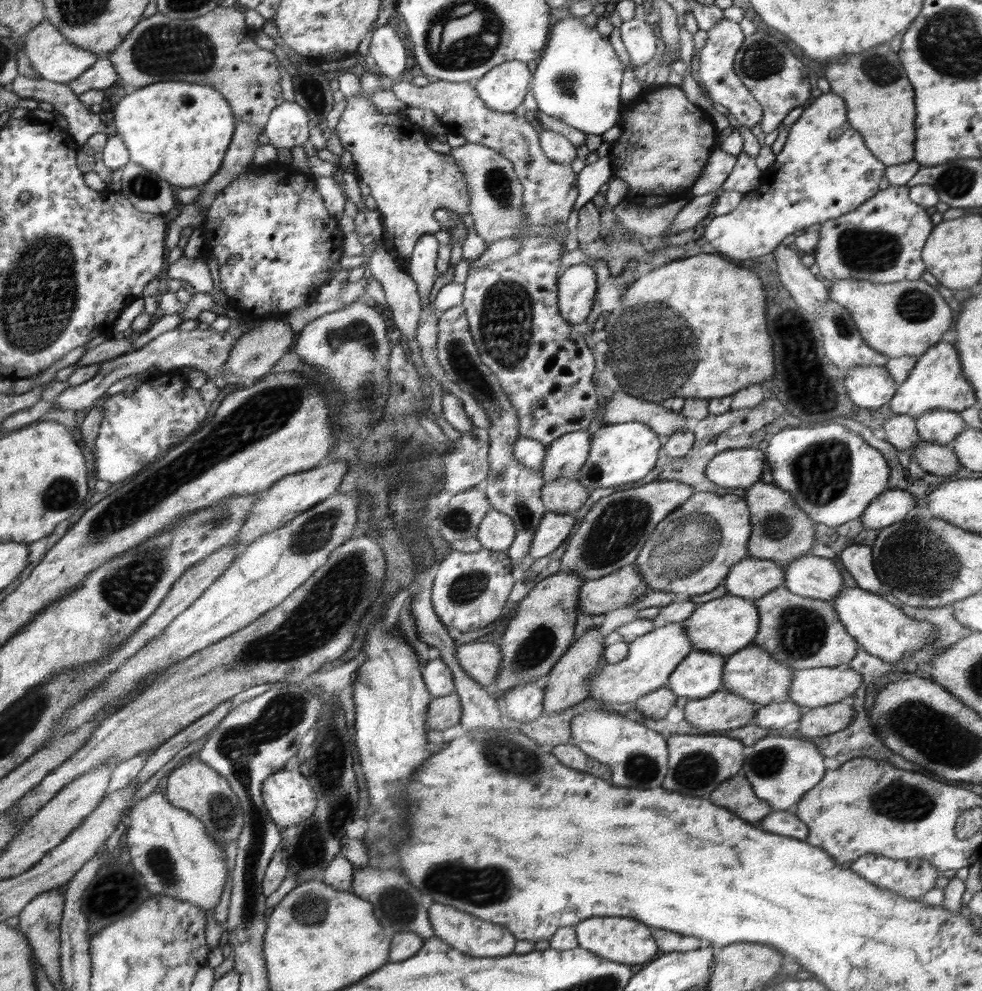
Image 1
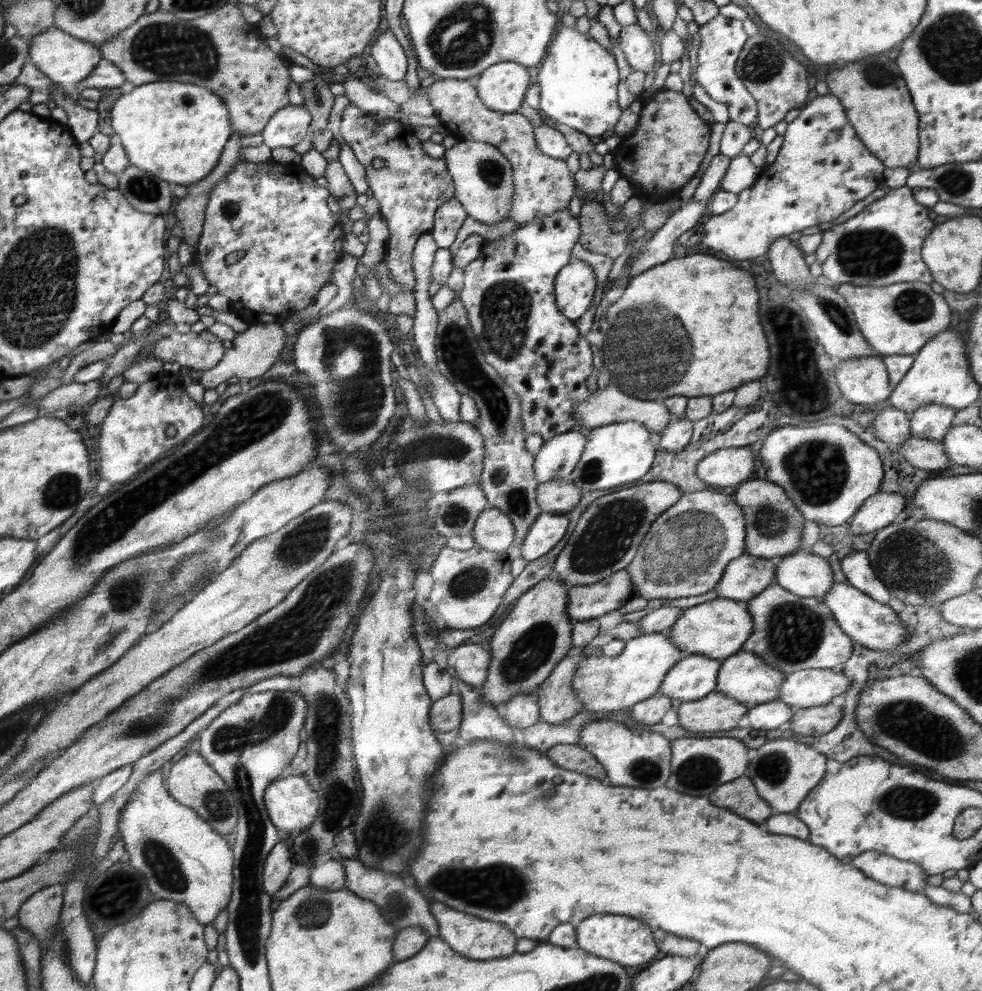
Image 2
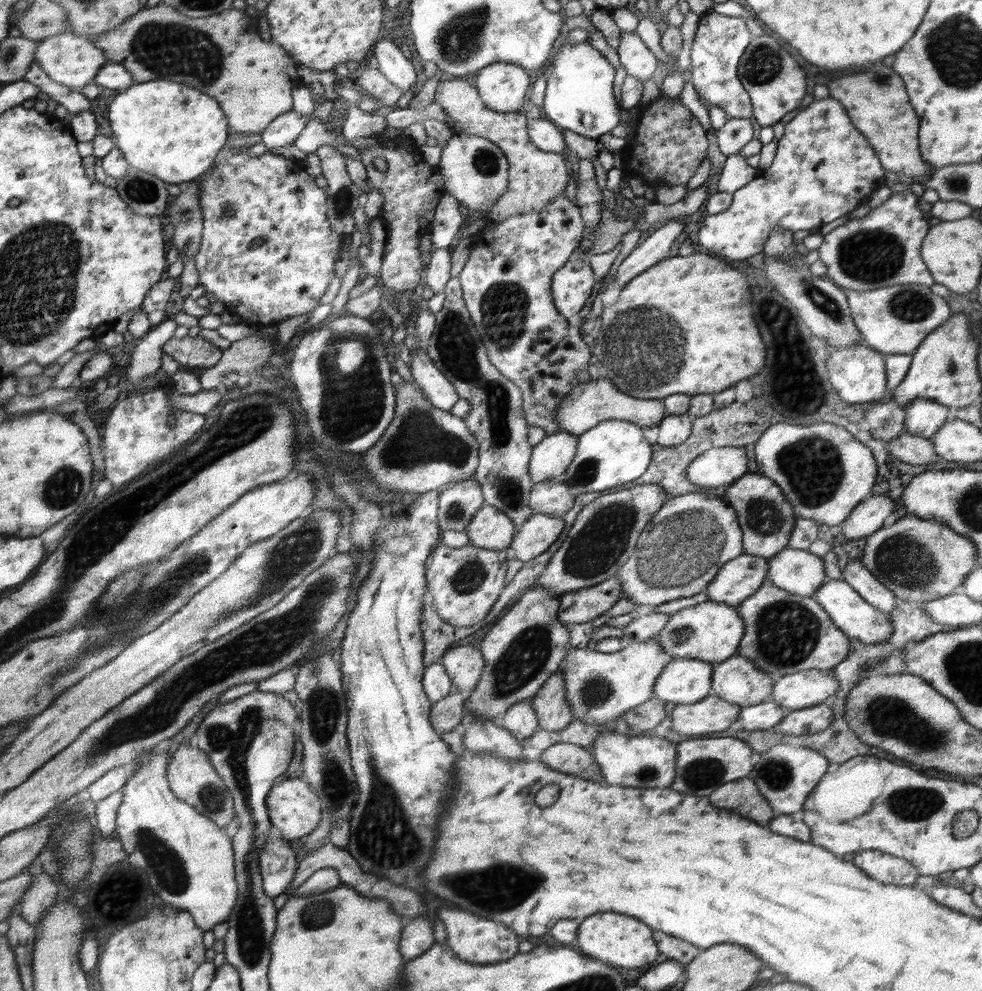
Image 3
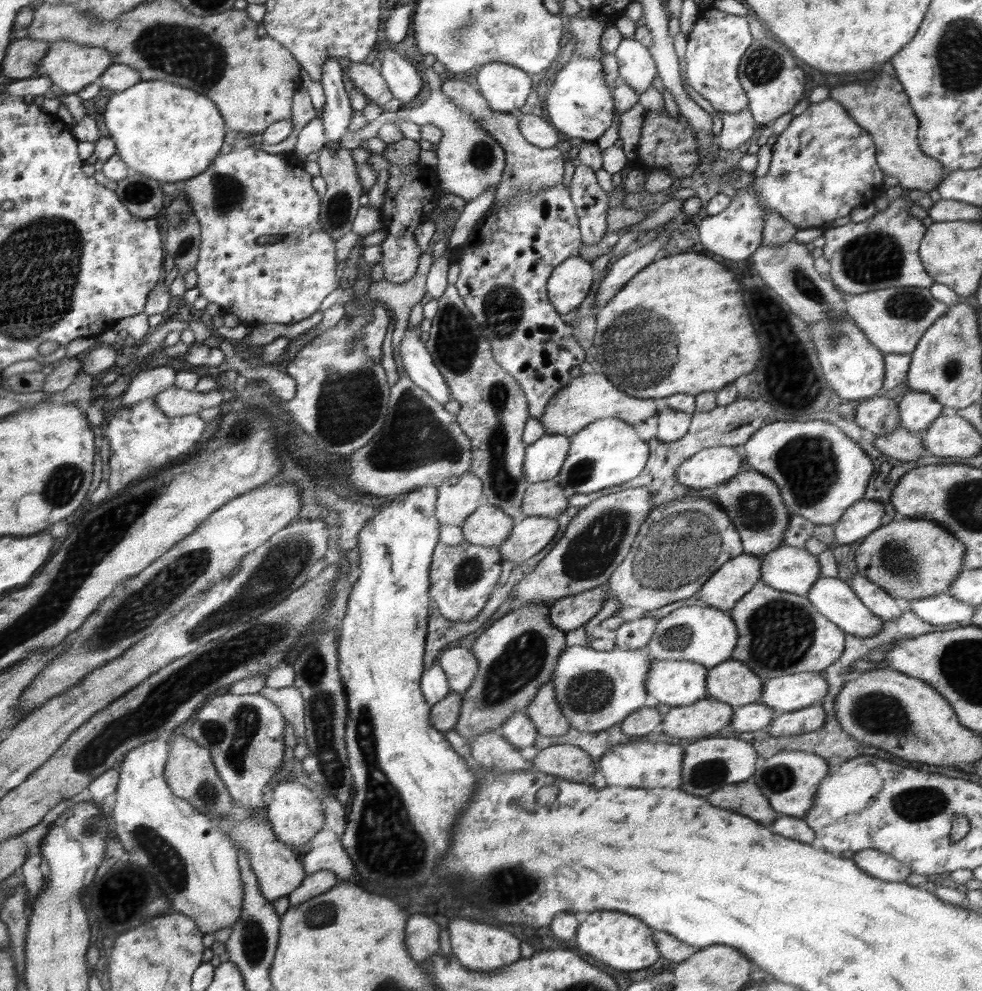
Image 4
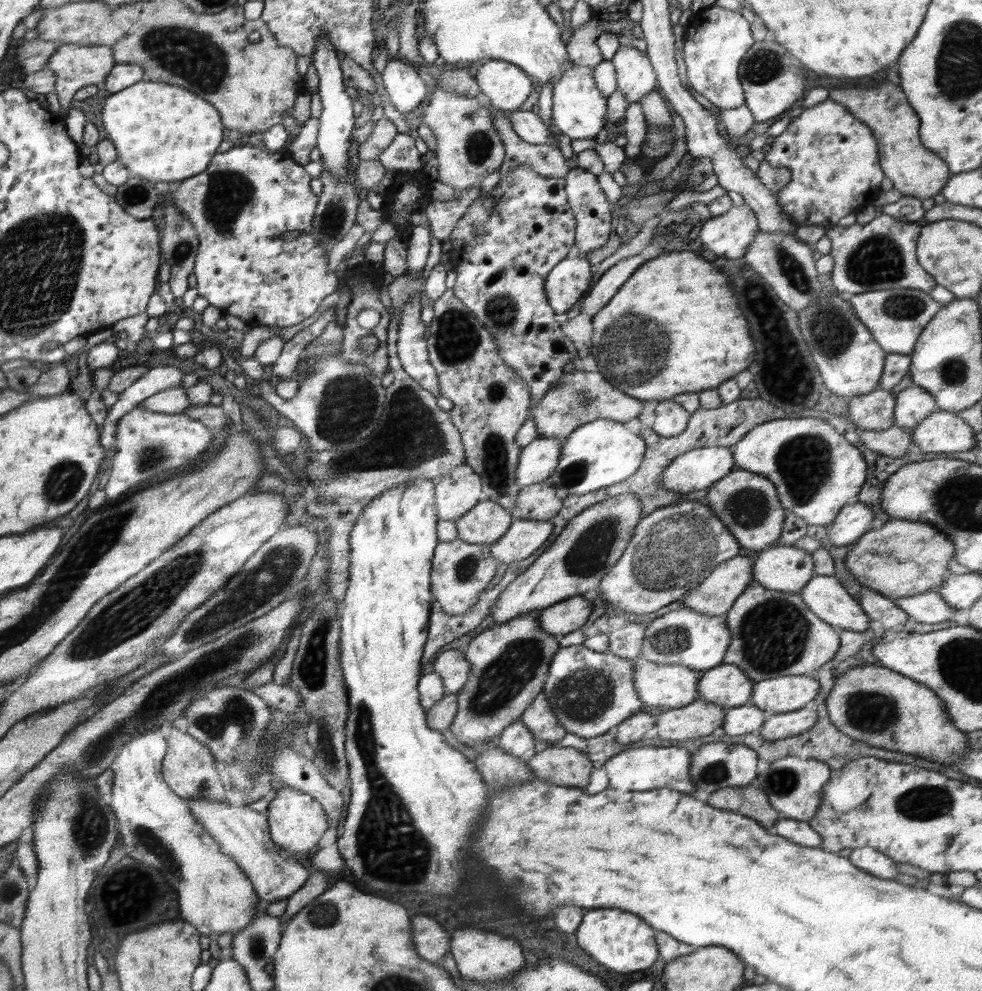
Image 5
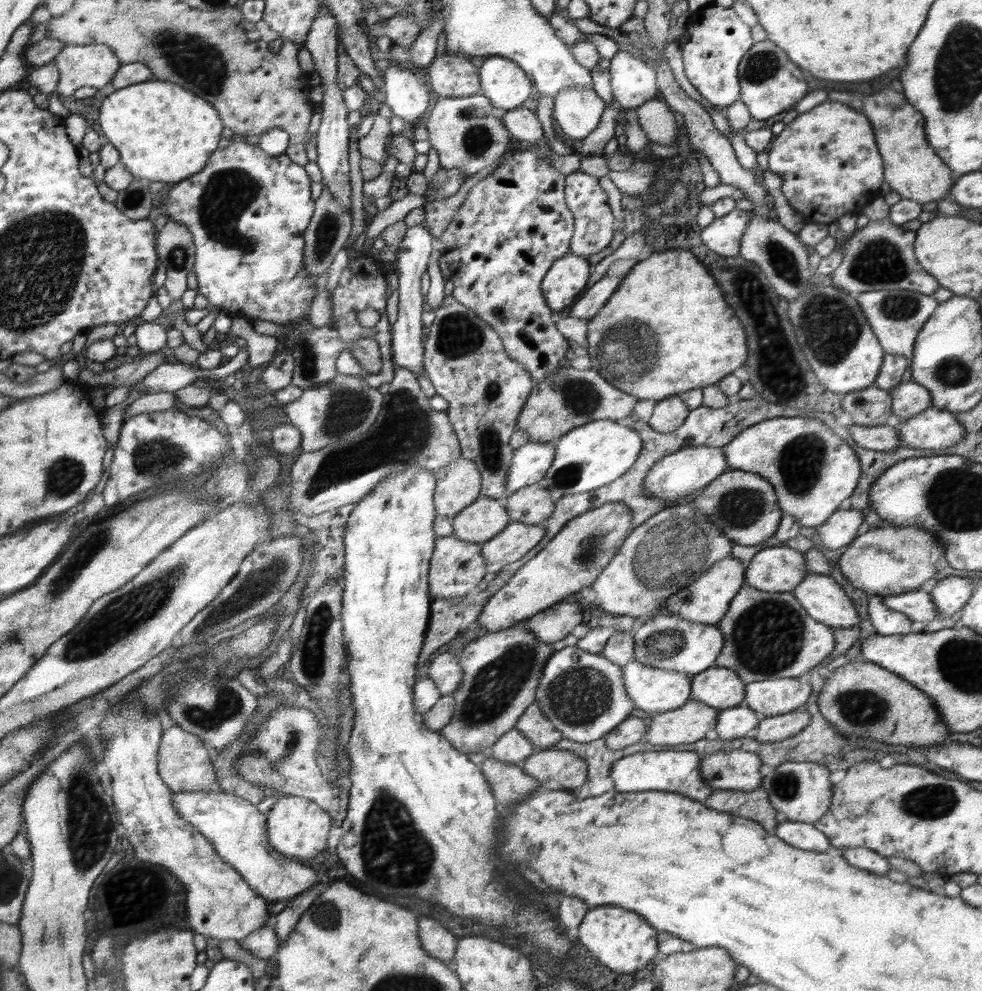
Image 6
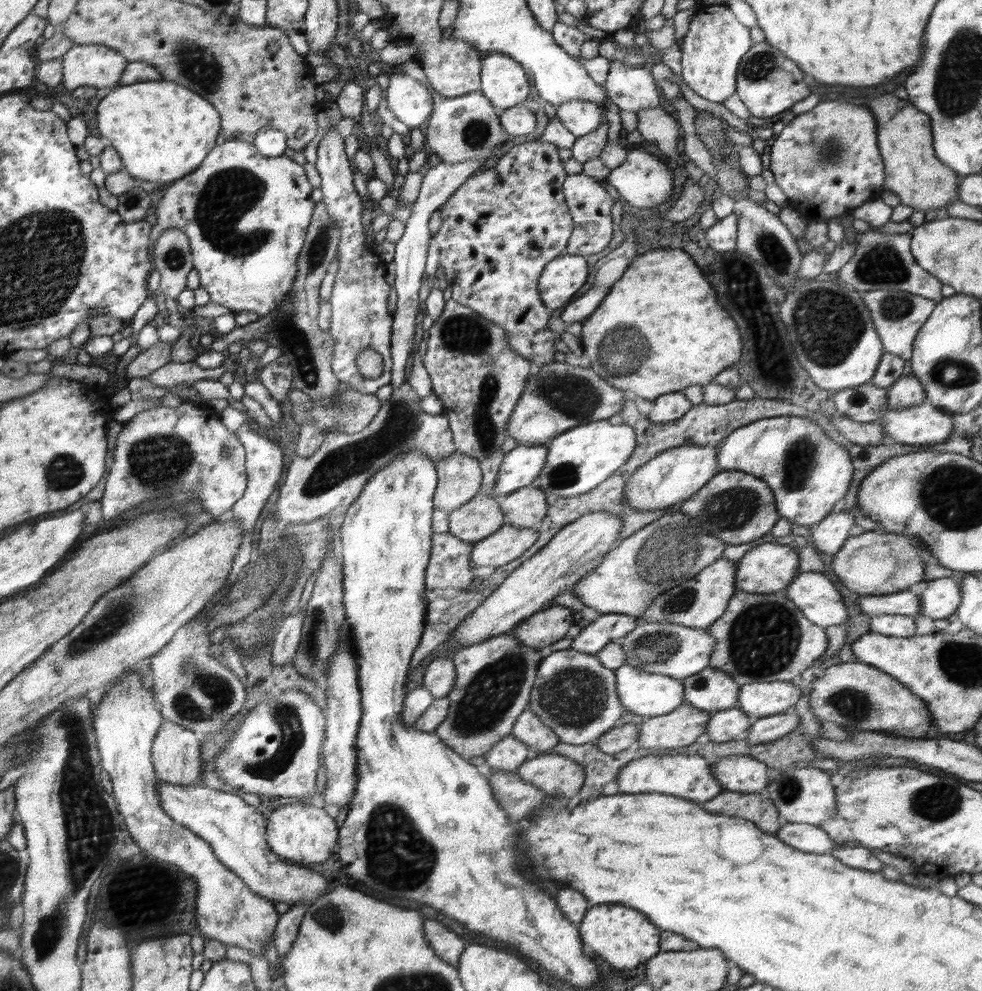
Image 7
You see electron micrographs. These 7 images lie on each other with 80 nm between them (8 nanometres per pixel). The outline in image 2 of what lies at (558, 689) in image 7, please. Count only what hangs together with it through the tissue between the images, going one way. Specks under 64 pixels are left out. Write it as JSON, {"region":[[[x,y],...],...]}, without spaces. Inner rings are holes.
{"region":[[[666,631],[657,633],[644,633],[625,642],[624,650],[618,656],[586,655],[582,659],[581,666],[577,670],[577,676],[573,679],[573,689],[577,697],[583,702],[583,708],[591,712],[595,718],[614,717],[618,712],[634,707],[641,700],[649,699],[659,692],[662,681],[669,674],[677,662],[684,656],[680,649],[667,636]]]}

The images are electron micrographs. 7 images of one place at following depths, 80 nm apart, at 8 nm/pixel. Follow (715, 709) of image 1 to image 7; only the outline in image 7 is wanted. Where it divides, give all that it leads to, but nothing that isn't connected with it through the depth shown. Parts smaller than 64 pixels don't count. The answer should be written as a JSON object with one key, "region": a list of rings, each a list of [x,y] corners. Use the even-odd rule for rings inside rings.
{"region":[[[688,703],[665,715],[648,717],[639,729],[640,748],[653,753],[685,750],[700,734],[707,732],[711,713]]]}

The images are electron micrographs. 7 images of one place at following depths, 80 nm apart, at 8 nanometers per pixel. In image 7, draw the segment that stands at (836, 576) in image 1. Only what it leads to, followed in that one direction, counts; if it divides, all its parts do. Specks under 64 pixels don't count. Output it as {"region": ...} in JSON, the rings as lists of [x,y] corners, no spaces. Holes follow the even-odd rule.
{"region":[[[769,541],[754,546],[738,563],[736,590],[751,593],[784,591],[798,574],[798,554],[789,546]]]}

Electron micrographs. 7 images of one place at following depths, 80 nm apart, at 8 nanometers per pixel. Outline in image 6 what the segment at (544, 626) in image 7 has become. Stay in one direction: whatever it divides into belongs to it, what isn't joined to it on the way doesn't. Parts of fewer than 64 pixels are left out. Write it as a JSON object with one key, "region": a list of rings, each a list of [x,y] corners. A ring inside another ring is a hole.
{"region":[[[563,600],[527,619],[527,629],[542,642],[553,643],[568,636],[576,626],[582,624],[585,610],[578,602]]]}

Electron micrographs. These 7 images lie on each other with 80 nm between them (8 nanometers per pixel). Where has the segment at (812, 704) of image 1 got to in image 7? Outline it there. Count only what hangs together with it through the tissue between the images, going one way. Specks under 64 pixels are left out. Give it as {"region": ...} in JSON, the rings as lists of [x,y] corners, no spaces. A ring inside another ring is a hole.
{"region":[[[766,681],[740,687],[736,707],[751,719],[791,710],[804,693],[792,681]]]}

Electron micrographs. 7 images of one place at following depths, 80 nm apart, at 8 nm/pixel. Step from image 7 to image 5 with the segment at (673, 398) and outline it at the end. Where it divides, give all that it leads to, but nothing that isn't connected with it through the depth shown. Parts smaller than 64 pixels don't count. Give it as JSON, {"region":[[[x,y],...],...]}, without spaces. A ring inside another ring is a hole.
{"region":[[[664,399],[656,408],[653,431],[666,438],[681,435],[689,425],[690,416],[681,404]]]}

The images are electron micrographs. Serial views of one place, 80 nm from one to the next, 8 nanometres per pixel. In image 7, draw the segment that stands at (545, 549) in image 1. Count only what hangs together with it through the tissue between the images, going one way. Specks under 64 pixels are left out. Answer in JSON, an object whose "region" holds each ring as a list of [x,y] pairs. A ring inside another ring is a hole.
{"region":[[[503,524],[486,539],[474,543],[470,560],[474,568],[479,566],[496,566],[501,568],[505,564],[525,555],[539,537],[535,528],[517,527]]]}

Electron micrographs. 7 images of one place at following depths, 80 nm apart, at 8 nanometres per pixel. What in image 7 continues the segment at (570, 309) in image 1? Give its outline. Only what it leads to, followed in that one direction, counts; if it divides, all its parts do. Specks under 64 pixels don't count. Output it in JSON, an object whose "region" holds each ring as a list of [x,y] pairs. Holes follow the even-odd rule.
{"region":[[[566,253],[557,256],[545,267],[538,284],[545,308],[554,311],[566,306],[572,296],[580,290],[580,286],[588,280],[588,266],[580,255]]]}

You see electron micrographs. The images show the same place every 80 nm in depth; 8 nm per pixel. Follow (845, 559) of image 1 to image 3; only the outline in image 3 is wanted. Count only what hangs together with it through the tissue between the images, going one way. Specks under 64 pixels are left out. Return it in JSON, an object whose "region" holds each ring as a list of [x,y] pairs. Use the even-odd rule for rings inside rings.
{"region":[[[860,560],[850,562],[844,567],[841,577],[849,585],[853,585],[870,604],[890,614],[897,603],[897,597],[881,582],[878,582],[870,570]]]}

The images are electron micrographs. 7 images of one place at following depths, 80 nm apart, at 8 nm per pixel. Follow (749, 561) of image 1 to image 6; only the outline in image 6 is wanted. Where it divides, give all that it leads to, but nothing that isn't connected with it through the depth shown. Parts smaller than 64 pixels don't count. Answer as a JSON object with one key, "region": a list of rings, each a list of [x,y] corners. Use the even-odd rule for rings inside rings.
{"region":[[[727,557],[721,562],[713,564],[698,580],[685,586],[669,597],[663,604],[661,613],[672,613],[690,622],[702,624],[717,624],[729,612],[730,603],[740,594],[745,584],[745,562]]]}

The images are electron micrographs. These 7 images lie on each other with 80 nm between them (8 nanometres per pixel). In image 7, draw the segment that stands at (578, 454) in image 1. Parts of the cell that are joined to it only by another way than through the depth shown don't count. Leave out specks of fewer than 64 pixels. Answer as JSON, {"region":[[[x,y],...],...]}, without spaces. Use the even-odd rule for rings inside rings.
{"region":[[[547,444],[518,445],[506,453],[494,492],[507,495],[531,485],[543,471],[548,454]]]}

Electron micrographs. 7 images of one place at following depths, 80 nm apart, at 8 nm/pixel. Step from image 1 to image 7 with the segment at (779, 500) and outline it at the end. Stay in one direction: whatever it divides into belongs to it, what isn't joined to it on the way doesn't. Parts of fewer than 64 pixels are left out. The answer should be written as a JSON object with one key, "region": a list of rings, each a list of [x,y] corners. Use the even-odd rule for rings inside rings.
{"region":[[[720,470],[700,491],[675,508],[696,519],[706,532],[728,545],[747,545],[762,538],[780,517],[770,484],[744,471]]]}

